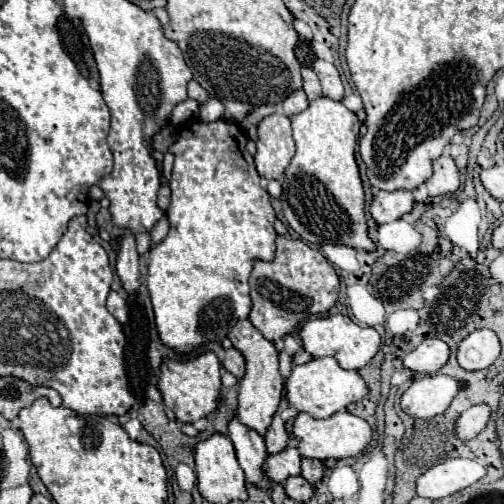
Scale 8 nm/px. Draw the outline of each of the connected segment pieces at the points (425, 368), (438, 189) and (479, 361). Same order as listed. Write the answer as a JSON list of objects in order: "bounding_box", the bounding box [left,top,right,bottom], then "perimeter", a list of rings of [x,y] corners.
[{"bounding_box":[402,338,450,374],"perimeter":[[[432,338],[432,340],[424,340],[416,350],[406,354],[402,364],[406,370],[418,374],[434,374],[446,364],[448,356],[450,356],[448,344],[438,338]]]},{"bounding_box":[426,156,460,196],"perimeter":[[[440,156],[432,162],[434,174],[426,180],[428,186],[428,194],[430,196],[446,196],[446,194],[454,194],[460,186],[458,180],[458,168],[452,156]]]},{"bounding_box":[456,330,500,370],"perimeter":[[[474,330],[468,334],[456,350],[456,360],[464,370],[482,370],[494,364],[500,356],[498,336],[490,330]]]}]

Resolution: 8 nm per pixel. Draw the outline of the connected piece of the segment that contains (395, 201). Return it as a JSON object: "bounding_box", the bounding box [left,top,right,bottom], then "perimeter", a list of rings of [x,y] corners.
{"bounding_box":[370,192,414,224],"perimeter":[[[376,192],[374,200],[370,204],[370,216],[374,218],[376,224],[386,224],[402,218],[408,214],[414,206],[412,192]]]}

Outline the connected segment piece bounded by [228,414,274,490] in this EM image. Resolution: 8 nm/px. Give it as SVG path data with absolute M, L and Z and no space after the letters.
M236 414L228 420L228 436L236 448L236 456L238 456L240 468L246 474L246 480L256 484L262 490L270 490L274 482L270 482L262 472L262 464L268 456L264 438L252 428L244 426Z

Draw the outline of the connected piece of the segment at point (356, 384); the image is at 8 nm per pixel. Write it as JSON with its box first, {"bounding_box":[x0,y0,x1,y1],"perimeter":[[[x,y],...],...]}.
{"bounding_box":[286,356,368,418],"perimeter":[[[332,356],[310,360],[302,366],[294,366],[286,378],[286,402],[296,412],[306,412],[314,418],[328,418],[334,412],[346,410],[350,402],[356,402],[368,394],[368,386],[356,370],[344,370]]]}

